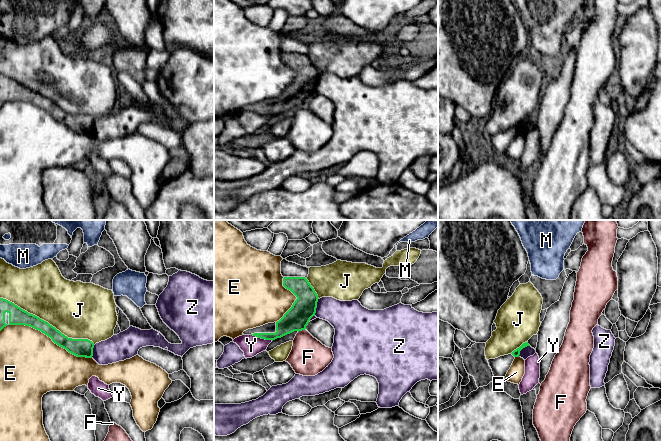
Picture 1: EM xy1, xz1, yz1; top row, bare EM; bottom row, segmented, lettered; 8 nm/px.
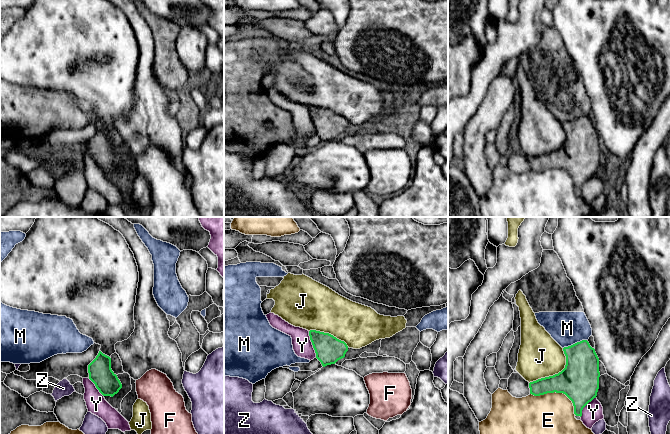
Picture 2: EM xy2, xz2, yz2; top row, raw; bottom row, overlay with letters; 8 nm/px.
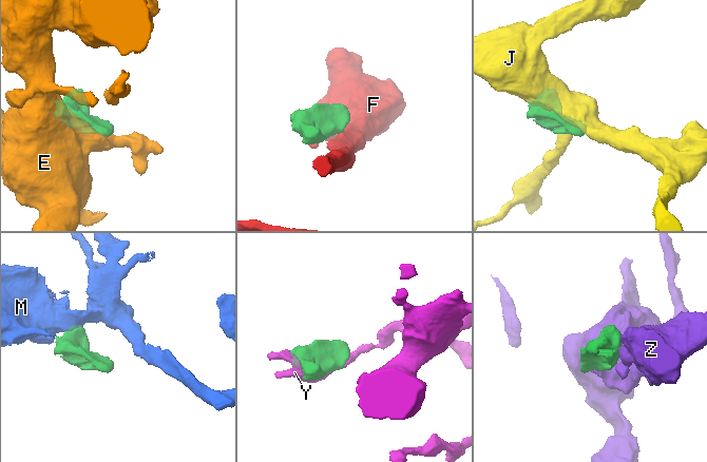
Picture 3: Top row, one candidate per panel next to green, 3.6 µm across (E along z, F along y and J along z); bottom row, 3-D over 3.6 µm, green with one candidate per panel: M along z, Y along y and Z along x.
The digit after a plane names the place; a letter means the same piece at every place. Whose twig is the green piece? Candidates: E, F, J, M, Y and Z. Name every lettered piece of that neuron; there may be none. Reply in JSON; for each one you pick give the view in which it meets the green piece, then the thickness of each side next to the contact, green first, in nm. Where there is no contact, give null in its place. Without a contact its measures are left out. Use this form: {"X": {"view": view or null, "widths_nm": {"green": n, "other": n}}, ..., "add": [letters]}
{"M": {"view": "yz2", "widths_nm": {"green": 280, "other": 280}}, "add": ["M"]}

